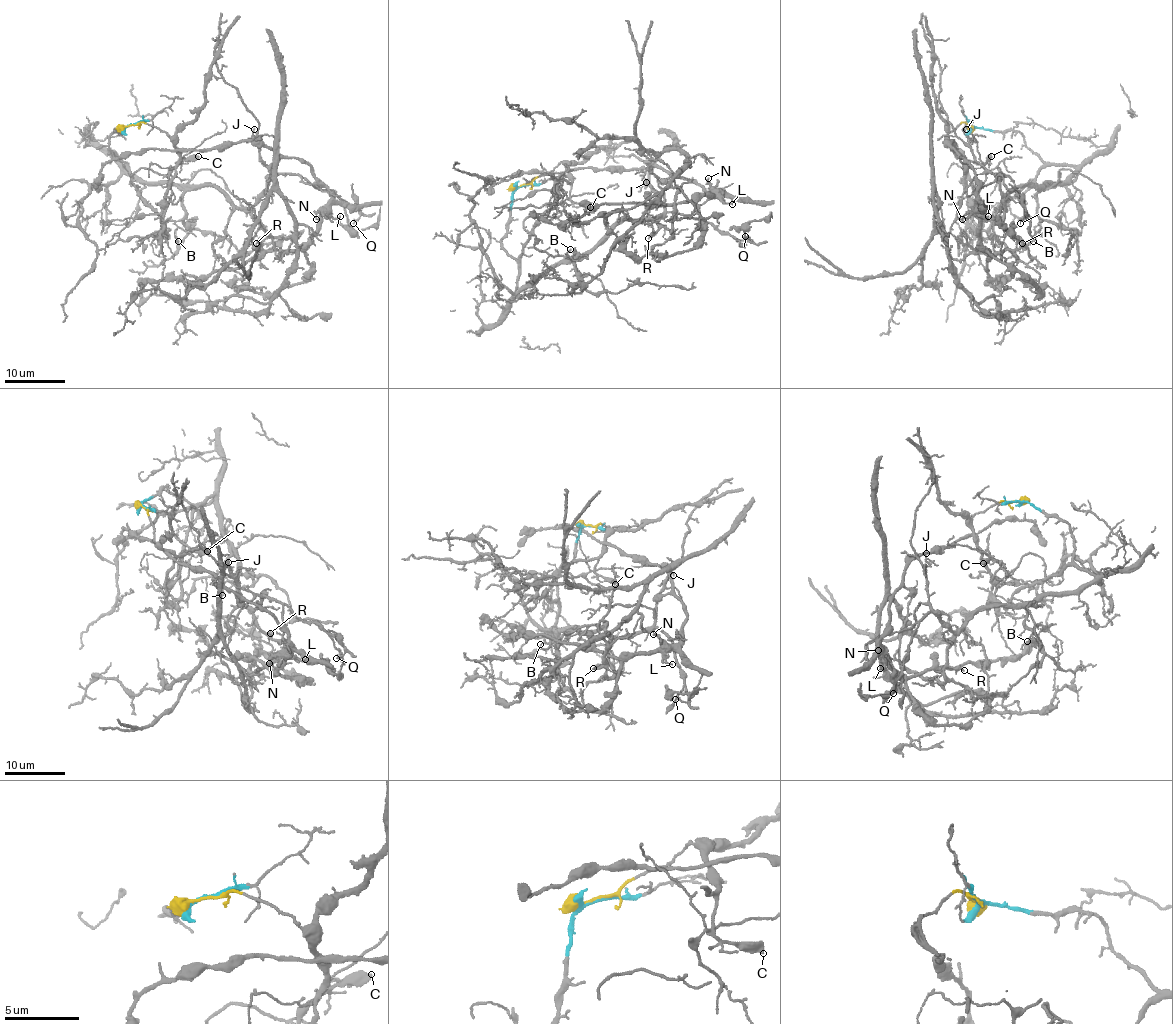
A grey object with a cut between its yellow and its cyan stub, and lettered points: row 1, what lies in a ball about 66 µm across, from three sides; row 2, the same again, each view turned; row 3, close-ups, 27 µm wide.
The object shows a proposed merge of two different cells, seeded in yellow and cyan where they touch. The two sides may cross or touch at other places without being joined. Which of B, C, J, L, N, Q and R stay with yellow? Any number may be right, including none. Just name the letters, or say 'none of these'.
C, L, N

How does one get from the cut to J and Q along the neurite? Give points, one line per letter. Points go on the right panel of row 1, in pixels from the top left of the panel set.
J: (970, 127), (1013, 130), (1046, 163), (1075, 169), (1063, 181), (1020, 184), (1004, 207), (966, 128)
Q: (970, 127), (1013, 130), (1046, 163), (1075, 169), (1020, 184), (1004, 207), (996, 174), (1023, 201), (1020, 224)

